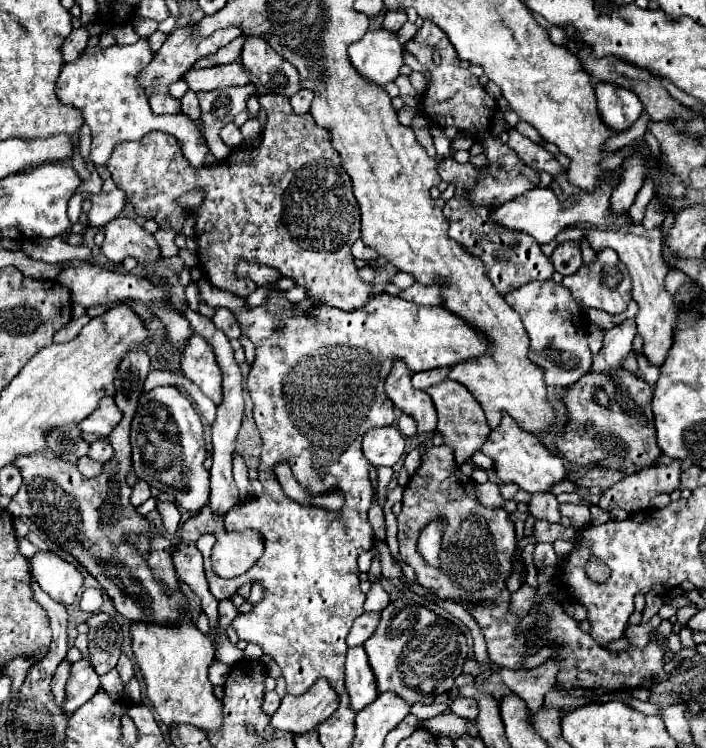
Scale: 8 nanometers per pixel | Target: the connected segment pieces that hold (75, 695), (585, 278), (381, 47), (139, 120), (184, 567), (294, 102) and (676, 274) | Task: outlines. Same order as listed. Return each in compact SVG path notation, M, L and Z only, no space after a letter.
M80 659L72 663L70 677L66 683L66 703L64 713L70 717L78 707L90 701L100 689L100 677L96 675L92 663L88 659Z
M600 249L596 251L596 257L590 265L582 265L574 275L564 277L562 285L570 291L572 299L578 301L584 307L592 307L592 309L600 309L606 311L610 315L618 315L622 311L626 311L628 301L632 299L632 279L628 277L628 269L626 265L618 259L614 249Z
M386 29L368 31L360 41L348 47L348 55L356 71L378 85L394 81L404 65L400 41Z
M140 39L134 45L112 45L110 49L86 47L80 57L72 63L63 64L56 83L56 93L60 101L66 101L82 111L84 123L92 131L92 151L90 159L96 165L106 165L112 149L120 141L136 141L150 131L164 131L174 135L182 149L184 157L192 167L202 167L208 153L208 145L200 137L200 131L188 117L178 115L154 115L144 87L138 83L138 73L152 61L152 51L146 39Z
M180 543L180 547L176 547L176 555L172 557L172 561L174 561L174 569L178 573L178 579L182 583L186 583L200 597L202 611L208 615L212 625L216 625L218 601L208 591L208 583L206 583L204 569L202 569L202 555L196 549L196 543L192 543L192 545Z
M300 89L296 95L292 95L292 99L290 99L290 105L292 105L294 113L298 113L298 115L304 115L304 113L308 113L308 111L310 111L312 97L314 97L314 93L312 93L310 89Z
M668 271L668 275L666 275L666 291L668 293L676 293L676 289L684 283L684 281L690 281L684 273L680 273L680 271Z

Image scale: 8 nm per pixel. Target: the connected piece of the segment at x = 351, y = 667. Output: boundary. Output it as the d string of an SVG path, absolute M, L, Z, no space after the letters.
M350 647L346 655L346 691L350 695L352 711L362 711L370 705L376 693L376 681L372 677L372 669L368 665L368 657L364 647Z

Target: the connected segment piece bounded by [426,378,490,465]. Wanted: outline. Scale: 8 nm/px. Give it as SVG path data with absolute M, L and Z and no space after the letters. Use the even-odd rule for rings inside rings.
M448 378L434 387L428 387L426 393L432 397L432 403L436 408L437 430L444 439L444 445L452 447L454 459L458 465L466 463L466 459L470 459L470 455L480 449L480 445L486 441L490 433L484 411L462 384Z

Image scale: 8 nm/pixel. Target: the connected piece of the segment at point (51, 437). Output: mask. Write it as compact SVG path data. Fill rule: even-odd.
M62 425L52 429L46 435L46 443L48 449L60 457L62 461L68 461L72 465L76 465L76 461L80 457L84 457L88 453L88 443L82 439L82 431L78 425Z

